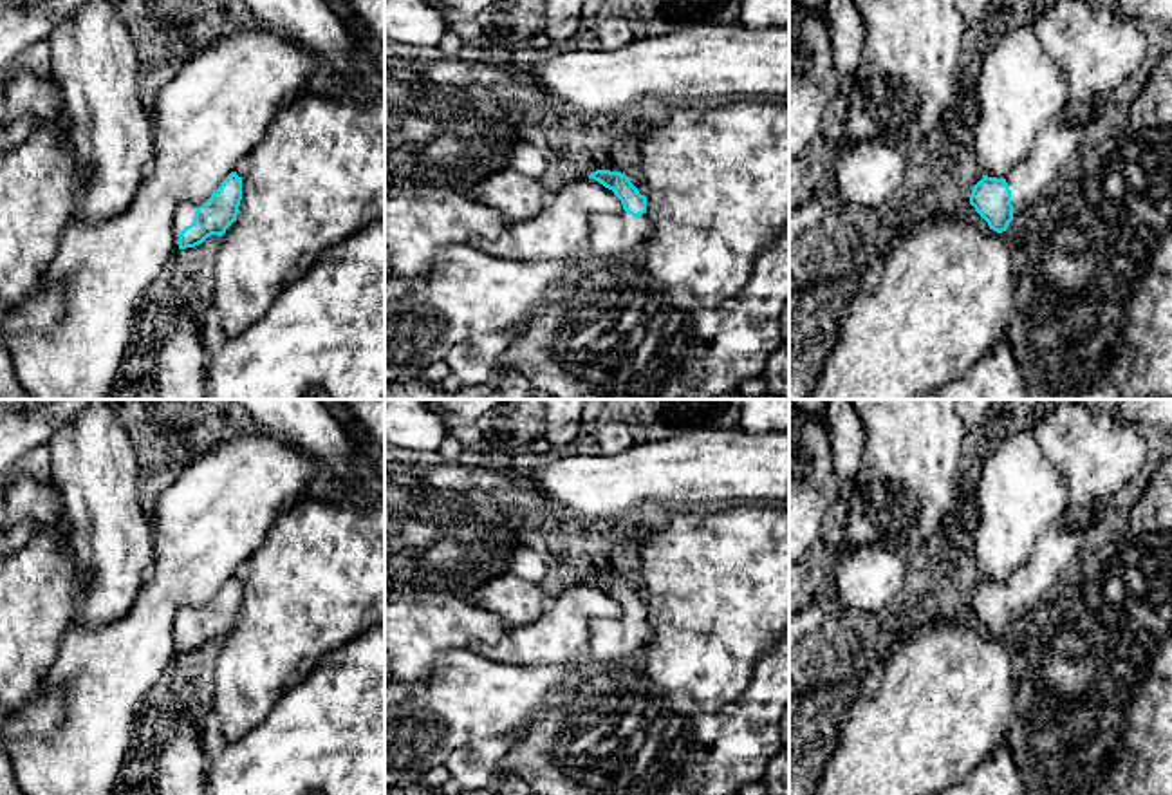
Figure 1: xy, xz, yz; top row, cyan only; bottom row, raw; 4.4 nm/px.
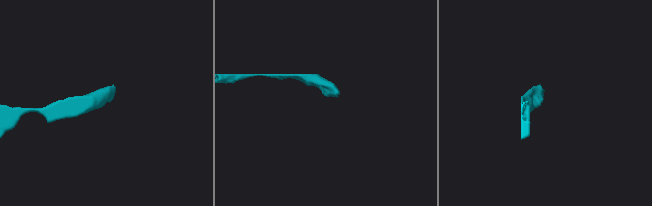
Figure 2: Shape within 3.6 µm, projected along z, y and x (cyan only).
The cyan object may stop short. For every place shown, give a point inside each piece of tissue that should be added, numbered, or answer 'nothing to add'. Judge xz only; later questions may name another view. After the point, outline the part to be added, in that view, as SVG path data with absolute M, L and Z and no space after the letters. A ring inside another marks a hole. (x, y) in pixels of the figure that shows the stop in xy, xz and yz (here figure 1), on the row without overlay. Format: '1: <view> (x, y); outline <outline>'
1: xz (611, 640); outline M619 618L592 620L589 625L591 665L632 661L652 641L652 627L646 618L639 622Z

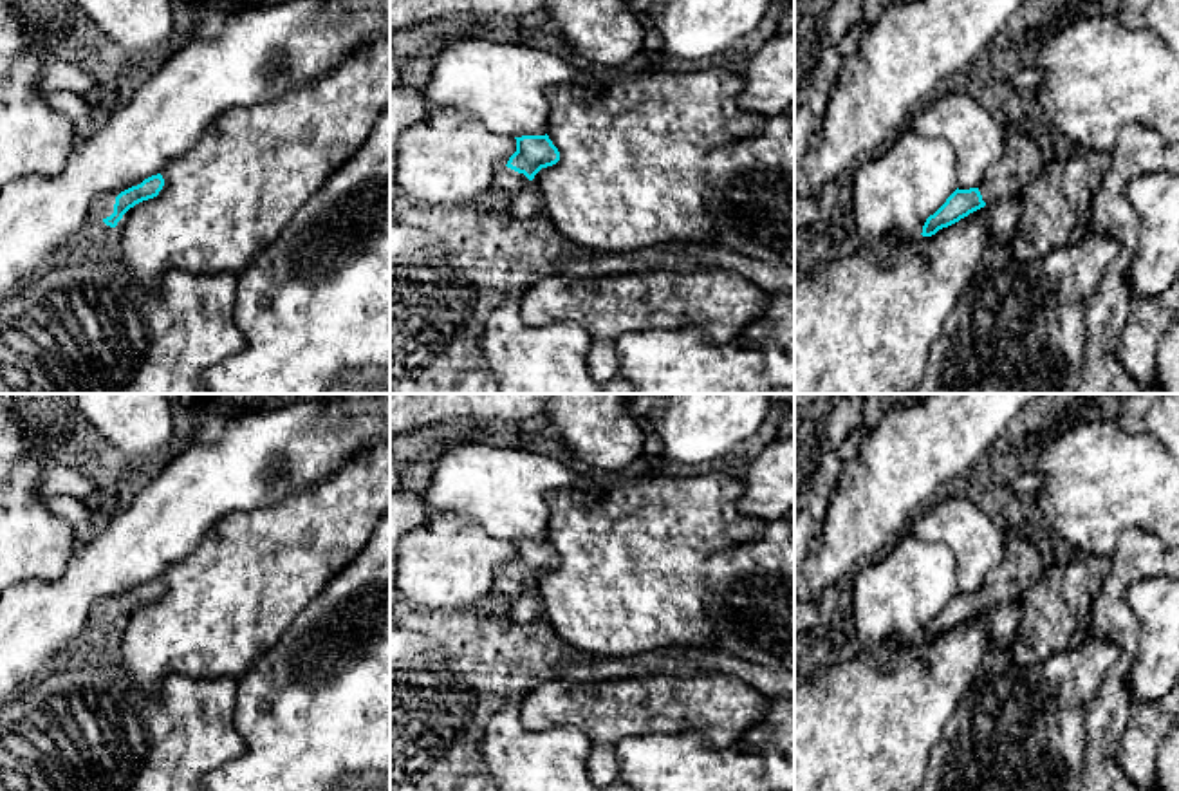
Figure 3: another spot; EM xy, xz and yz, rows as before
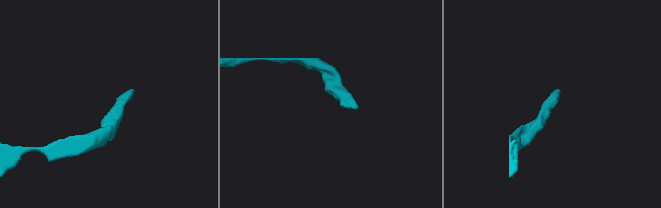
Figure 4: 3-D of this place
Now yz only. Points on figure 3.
1: yz (1022, 566); outline M1004 520L1000 524L1006 535L1007 556L988 572L986 583L979 591L986 610L998 603L1018 600L1044 572L1042 554L1038 551L1040 536L1026 536Z

